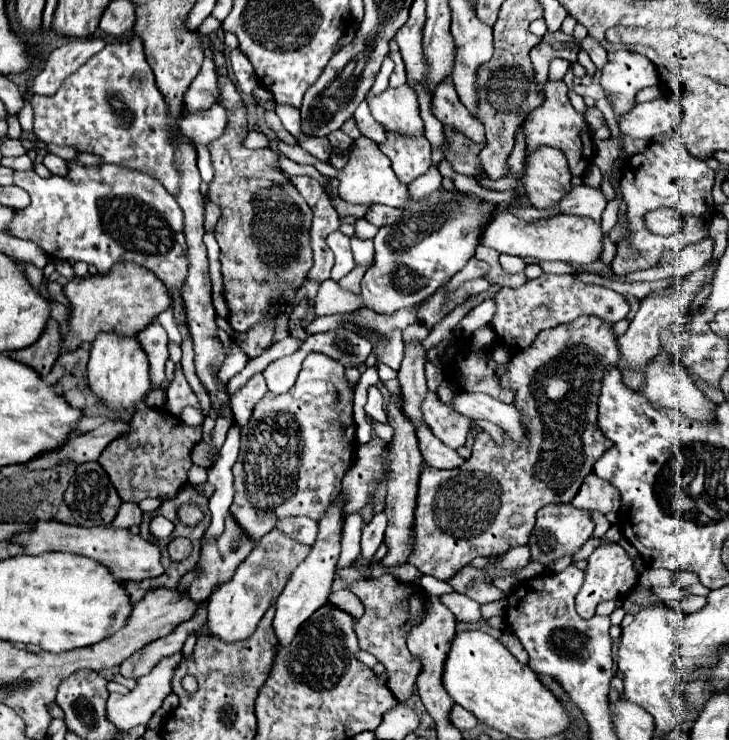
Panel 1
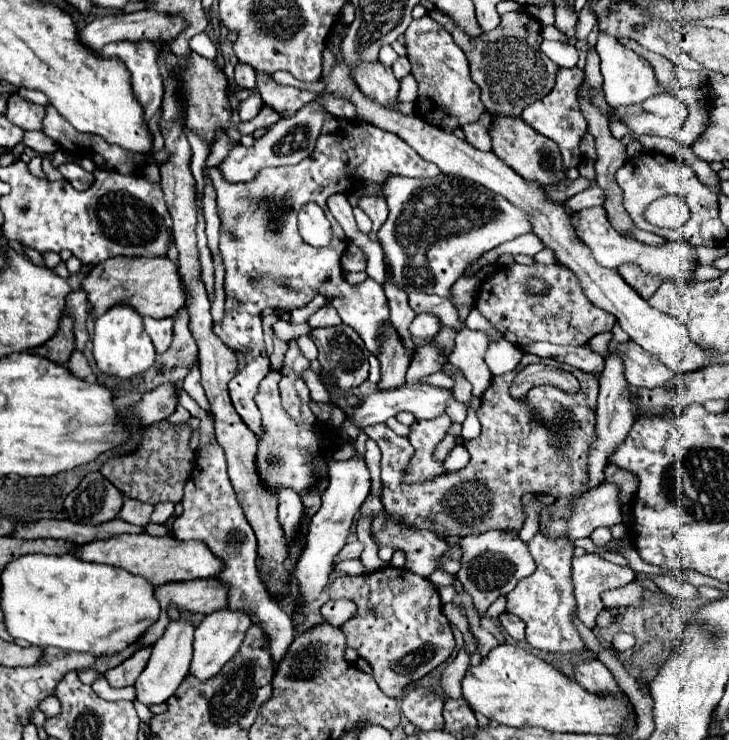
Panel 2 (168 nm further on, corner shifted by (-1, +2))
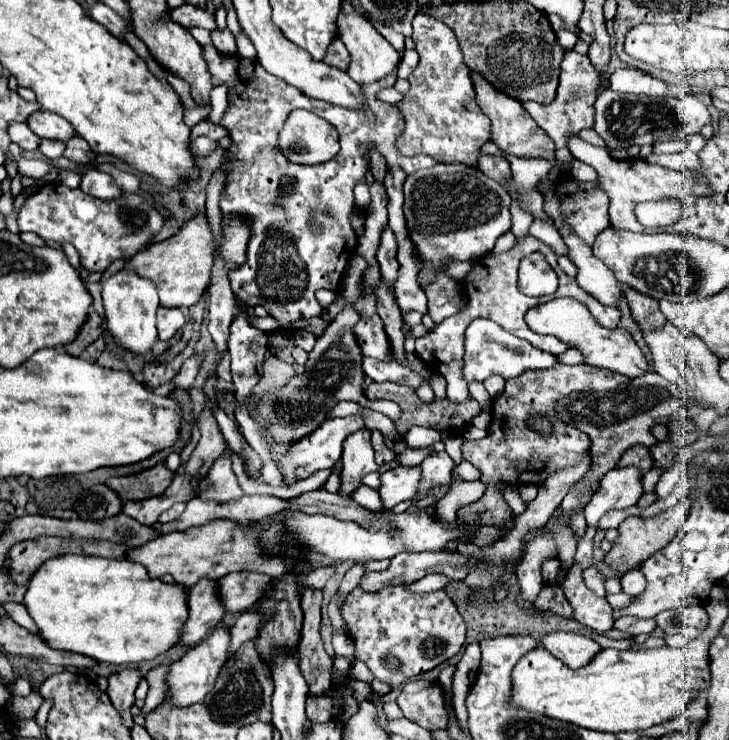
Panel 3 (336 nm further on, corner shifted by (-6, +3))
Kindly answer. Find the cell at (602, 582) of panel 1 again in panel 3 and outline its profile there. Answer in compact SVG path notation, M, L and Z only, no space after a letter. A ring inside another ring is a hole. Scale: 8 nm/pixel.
M574 564L564 582L564 594L574 608L574 618L596 632L608 632L614 624L614 610L606 598L598 598L592 590L586 588L582 578L582 566Z

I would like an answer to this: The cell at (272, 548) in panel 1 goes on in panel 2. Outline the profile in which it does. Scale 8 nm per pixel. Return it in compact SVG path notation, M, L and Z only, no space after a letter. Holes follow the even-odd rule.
M221 609L221 611L207 615L197 625L197 631L195 631L195 643L193 643L195 651L193 651L189 675L193 675L197 681L205 681L205 679L211 679L213 675L217 675L217 671L221 671L221 667L239 651L239 645L249 627L251 627L251 619L249 619L249 615L245 615L241 611Z

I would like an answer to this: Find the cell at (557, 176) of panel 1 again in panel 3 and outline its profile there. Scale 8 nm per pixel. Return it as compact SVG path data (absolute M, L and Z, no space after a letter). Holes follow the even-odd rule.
M472 74L474 88L476 88L476 100L482 112L492 120L492 142L510 156L524 156L524 158L544 158L554 162L556 160L556 148L554 142L548 138L548 134L534 122L534 118L522 108L522 104L498 90L494 90L480 74Z

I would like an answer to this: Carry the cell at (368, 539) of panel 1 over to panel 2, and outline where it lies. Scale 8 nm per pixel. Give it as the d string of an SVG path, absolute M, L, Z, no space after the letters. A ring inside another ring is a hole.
M361 543L345 545L345 547L343 547L343 551L335 557L333 565L337 565L337 563L339 563L339 561L343 561L343 559L355 559L355 557L359 557L359 555L361 555L361 551L363 551L363 545L361 545Z

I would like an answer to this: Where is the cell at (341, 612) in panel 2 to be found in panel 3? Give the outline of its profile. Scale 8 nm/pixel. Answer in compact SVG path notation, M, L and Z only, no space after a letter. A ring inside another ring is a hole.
M334 632L332 644L334 644L334 652L336 652L336 654L342 654L342 656L354 660L354 646L350 646L350 638L346 638L346 634Z

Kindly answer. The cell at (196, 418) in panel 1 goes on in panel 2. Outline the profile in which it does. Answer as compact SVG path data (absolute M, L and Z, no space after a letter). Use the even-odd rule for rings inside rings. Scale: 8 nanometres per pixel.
M179 391L179 405L185 407L193 417L201 421L199 425L199 447L195 451L195 467L193 473L185 485L183 495L183 515L175 519L173 523L173 535L183 539L199 539L205 541L207 547L225 561L223 571L217 575L217 579L229 583L229 609L231 611L249 611L253 615L253 625L259 625L267 639L269 639L269 651L271 651L271 663L277 667L281 659L285 657L289 643L295 639L295 627L291 617L269 597L263 581L259 579L257 571L257 539L253 535L253 529L249 527L245 513L241 511L241 505L237 503L235 491L231 487L231 481L227 477L227 463L223 449L215 441L215 427L211 413L197 407L197 403L185 393Z

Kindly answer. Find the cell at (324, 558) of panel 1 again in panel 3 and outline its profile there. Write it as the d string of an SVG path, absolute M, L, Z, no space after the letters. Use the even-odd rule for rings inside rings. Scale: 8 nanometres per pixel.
M360 430L350 434L344 452L342 452L342 474L340 474L340 490L342 498L352 498L352 492L362 486L362 478L368 472L382 470L374 462L374 450L370 444L370 432Z

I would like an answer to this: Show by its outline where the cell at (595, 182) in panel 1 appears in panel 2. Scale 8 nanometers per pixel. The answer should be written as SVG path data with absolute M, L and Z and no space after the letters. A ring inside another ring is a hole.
M591 181L591 187L589 187L587 191L581 191L581 193L577 193L577 195L569 197L569 199L565 201L565 207L567 207L569 211L581 211L581 209L585 209L585 207L601 205L603 201L605 201L605 195L597 189L597 183Z

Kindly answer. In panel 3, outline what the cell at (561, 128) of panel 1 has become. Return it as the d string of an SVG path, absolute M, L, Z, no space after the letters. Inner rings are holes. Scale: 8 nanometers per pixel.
M576 50L566 52L560 68L562 68L562 72L560 72L560 86L558 86L556 98L550 104L524 102L524 108L526 108L526 112L532 114L532 118L538 122L538 126L554 140L556 160L562 164L570 164L574 160L574 156L568 150L568 138L576 136L584 128L594 128L594 102L598 98L598 74L592 68L588 56L582 56Z

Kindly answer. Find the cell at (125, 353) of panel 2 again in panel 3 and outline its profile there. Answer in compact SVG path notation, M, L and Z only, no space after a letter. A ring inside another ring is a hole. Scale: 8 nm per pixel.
M120 270L104 282L102 300L104 300L104 310L106 310L106 328L108 328L108 334L114 338L114 342L120 348L124 348L136 356L144 356L144 354L152 352L152 346L158 342L158 334L156 334L156 308L158 308L156 286L150 280L140 278L134 272Z

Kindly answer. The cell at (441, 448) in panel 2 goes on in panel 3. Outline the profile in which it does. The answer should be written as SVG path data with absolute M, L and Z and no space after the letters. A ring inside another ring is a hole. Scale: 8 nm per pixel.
M446 452L430 454L422 462L422 486L420 486L420 492L414 498L420 500L426 494L426 490L436 486L436 484L448 484L452 468L454 468L454 460Z

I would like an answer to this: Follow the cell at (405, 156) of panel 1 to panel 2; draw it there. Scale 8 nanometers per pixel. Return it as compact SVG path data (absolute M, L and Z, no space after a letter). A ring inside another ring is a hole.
M327 115L323 121L321 141L317 141L317 147L311 157L301 161L299 165L291 167L267 167L257 173L257 177L249 183L229 183L225 181L217 169L211 169L212 185L217 195L217 211L221 217L221 241L219 251L225 263L225 301L229 299L253 299L253 303L261 303L263 307L281 309L281 311L293 311L305 307L315 295L325 295L327 299L335 299L335 309L339 311L343 323L351 325L359 337L365 341L365 347L371 353L377 353L379 349L379 329L383 323L389 321L389 303L385 299L385 293L381 285L367 279L367 283L351 287L341 271L341 255L347 249L347 237L341 229L341 225L333 219L333 239L327 247L311 247L301 241L297 231L297 213L299 209L315 201L323 207L325 215L329 215L327 199L335 193L351 193L357 183L383 183L389 175L405 175L405 177L435 177L439 175L439 167L435 163L425 161L417 151L413 151L403 139L397 135L379 129L375 126L359 125L357 121L347 121L343 117Z

